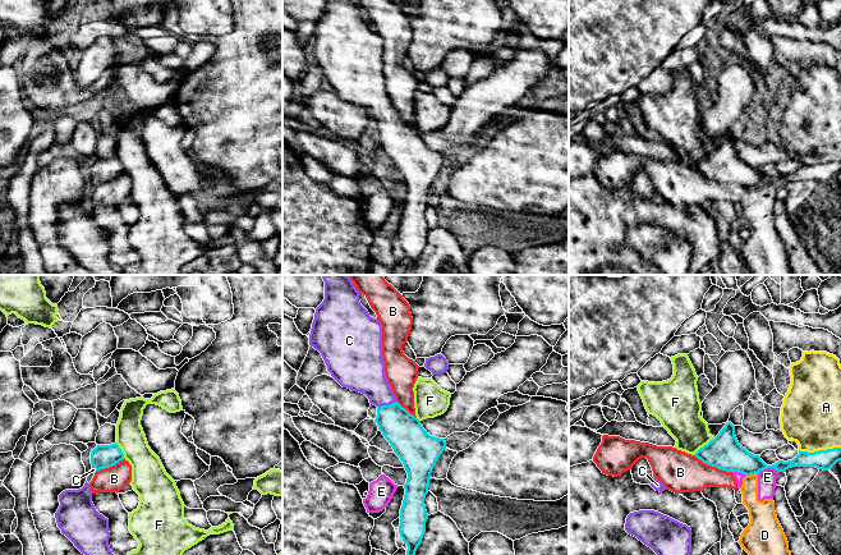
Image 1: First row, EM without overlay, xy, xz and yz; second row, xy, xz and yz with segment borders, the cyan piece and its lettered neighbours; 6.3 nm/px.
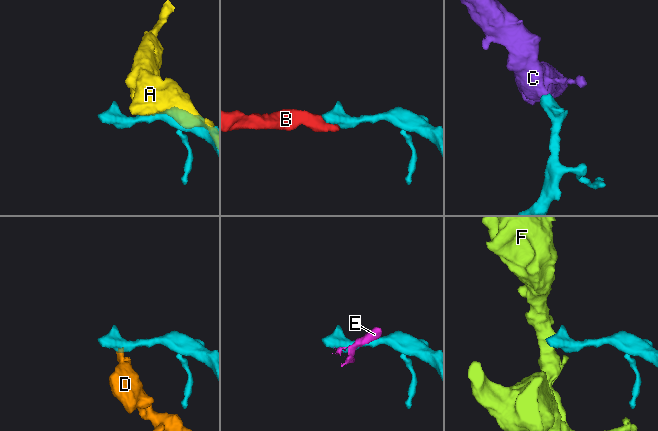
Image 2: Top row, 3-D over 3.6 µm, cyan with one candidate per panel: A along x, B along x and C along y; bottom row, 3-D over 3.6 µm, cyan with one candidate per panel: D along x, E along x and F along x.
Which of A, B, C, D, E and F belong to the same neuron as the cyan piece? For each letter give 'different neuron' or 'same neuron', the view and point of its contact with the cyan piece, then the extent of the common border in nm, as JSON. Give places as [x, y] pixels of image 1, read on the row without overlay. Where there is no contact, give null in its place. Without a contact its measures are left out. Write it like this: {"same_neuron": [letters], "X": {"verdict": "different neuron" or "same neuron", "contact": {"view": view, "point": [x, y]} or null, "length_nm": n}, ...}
{"same_neuron": ["C"], "A": {"verdict": "different neuron", "contact": {"view": "yz", "point": [819, 164]}, "length_nm": 260}, "B": {"verdict": "different neuron", "contact": {"view": "yz", "point": [713, 179]}, "length_nm": 260}, "C": {"verdict": "same neuron", "contact": {"view": "xz", "point": [386, 119]}, "length_nm": 130}, "D": {"verdict": "different neuron", "contact": {"view": "yz", "point": [752, 187]}, "length_nm": 80}, "E": {"verdict": "different neuron", "contact": {"view": "yz", "point": [768, 180]}, "length_nm": 140}, "F": {"verdict": "different neuron", "contact": {"view": "yz", "point": [704, 159]}, "length_nm": 170}}

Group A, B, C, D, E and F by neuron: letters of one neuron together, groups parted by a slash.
A / B D E / C / F

